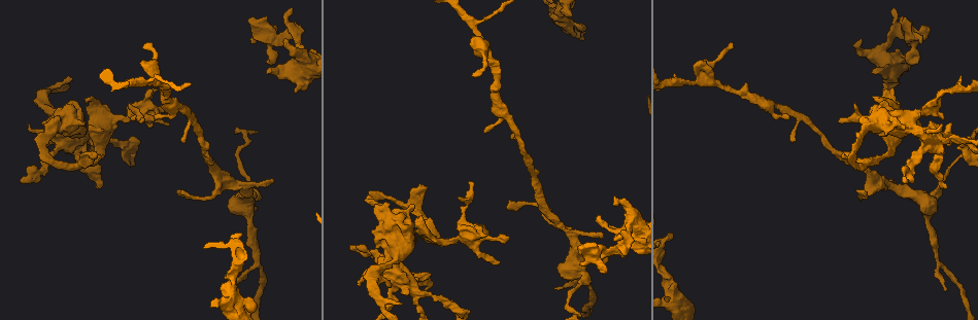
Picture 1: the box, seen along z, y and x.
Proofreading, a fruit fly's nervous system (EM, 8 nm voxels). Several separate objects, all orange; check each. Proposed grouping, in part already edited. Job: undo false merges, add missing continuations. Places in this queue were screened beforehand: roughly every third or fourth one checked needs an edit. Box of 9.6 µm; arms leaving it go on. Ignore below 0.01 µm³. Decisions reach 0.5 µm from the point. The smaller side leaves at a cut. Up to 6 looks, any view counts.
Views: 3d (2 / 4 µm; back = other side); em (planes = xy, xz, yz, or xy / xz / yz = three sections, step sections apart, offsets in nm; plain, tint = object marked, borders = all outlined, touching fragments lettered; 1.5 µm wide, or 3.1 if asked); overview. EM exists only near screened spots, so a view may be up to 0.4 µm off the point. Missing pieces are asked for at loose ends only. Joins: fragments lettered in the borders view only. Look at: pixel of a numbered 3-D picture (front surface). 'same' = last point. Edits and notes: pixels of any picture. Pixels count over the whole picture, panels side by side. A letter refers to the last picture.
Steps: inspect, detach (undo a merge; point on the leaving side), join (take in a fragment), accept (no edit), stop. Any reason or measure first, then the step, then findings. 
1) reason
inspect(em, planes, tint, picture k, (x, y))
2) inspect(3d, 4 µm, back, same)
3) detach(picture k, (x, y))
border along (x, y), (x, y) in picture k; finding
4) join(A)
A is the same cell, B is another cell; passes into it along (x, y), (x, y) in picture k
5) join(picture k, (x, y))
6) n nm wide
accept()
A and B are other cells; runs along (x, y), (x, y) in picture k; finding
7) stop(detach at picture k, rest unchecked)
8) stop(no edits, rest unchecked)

an open end
inspect(3d, 4 µm, picture 1, (614, 204))

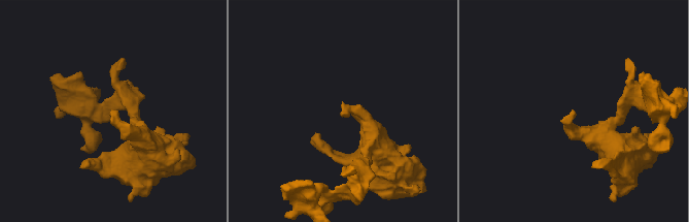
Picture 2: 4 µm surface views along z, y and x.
inspect(em, xz, step 4, borders, picture 2, (573, 110))

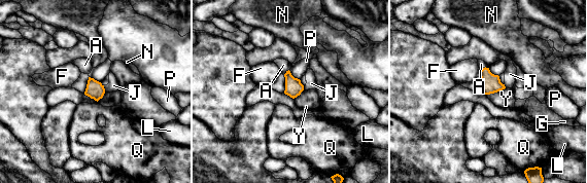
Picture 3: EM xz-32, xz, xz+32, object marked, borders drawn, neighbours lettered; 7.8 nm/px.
join(A)
A is the same cell, F, G, J, L, N, P, Q and Y are other cells; passes into it along (491, 83), (485, 67), (481, 64) in picture 3; the neuron continues

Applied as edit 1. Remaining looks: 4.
redraw
inspect(overview)

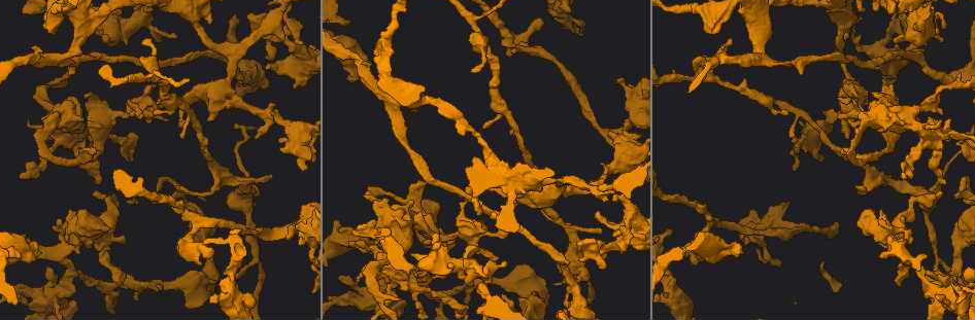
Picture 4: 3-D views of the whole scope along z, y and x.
branch stops here
inspect(em, xy, step 4, plain, picture 4, (606, 265))

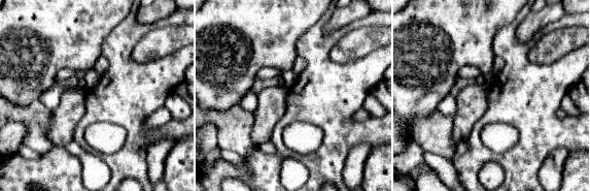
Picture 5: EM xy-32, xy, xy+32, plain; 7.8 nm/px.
see the neighbours
inspect(em, xy, step 4, borders, same)

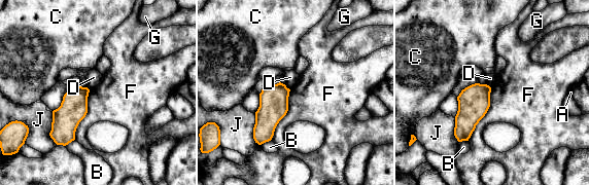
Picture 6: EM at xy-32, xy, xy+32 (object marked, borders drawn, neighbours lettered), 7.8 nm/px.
F touches over 460 nm
accept()
A, B, C, D, F, G and J are other cells; none of them fits

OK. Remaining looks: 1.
stop(join at picture 3, rest unchecked)

